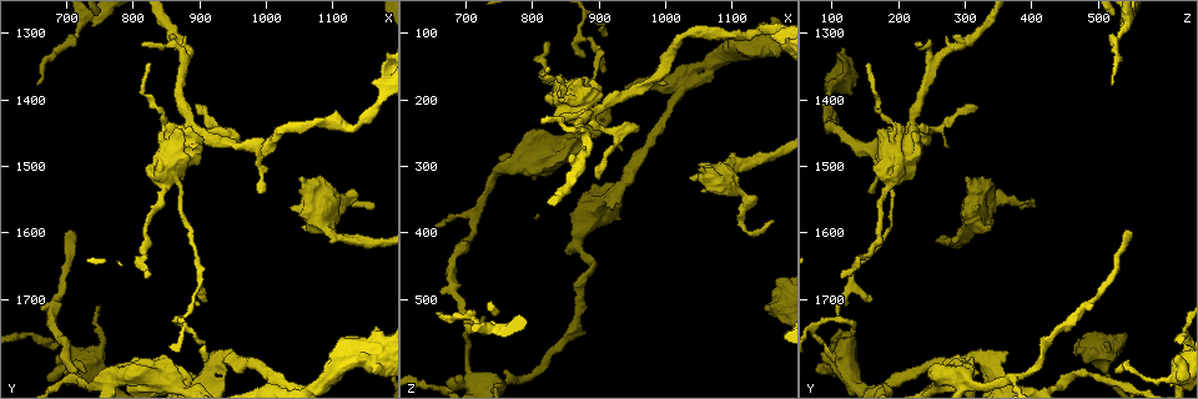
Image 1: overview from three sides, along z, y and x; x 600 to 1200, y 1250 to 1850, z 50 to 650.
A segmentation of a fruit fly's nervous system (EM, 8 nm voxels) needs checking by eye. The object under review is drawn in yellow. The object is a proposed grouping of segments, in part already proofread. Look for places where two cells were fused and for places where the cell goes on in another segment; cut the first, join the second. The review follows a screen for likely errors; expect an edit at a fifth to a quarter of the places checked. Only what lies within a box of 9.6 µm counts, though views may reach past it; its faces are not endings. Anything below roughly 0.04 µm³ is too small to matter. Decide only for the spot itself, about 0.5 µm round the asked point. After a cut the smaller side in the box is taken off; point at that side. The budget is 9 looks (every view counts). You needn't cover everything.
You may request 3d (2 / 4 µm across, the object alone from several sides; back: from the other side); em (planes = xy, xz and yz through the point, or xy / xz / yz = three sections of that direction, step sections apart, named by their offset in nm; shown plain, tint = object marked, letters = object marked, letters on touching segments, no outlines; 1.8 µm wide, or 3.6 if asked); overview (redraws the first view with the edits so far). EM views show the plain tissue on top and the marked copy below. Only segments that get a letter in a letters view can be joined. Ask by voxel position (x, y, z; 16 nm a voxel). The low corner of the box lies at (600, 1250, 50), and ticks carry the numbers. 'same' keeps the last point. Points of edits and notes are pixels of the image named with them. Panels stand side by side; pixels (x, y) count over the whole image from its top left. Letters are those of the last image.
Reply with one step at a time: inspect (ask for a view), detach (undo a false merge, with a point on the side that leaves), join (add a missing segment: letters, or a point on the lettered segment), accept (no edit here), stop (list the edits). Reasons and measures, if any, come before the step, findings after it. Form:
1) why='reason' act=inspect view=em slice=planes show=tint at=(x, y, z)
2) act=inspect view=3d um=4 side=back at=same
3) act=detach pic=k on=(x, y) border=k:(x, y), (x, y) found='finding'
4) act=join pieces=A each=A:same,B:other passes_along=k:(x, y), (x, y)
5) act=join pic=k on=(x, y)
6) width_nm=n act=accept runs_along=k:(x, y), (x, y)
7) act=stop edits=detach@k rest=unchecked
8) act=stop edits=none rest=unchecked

why='calibre changes' act=inspect view=3d um=2 at=(1020, 1820, 195)

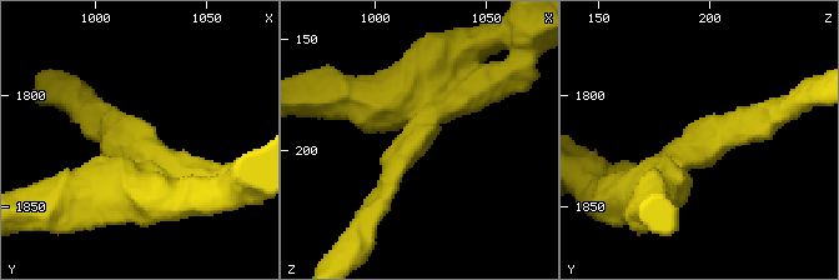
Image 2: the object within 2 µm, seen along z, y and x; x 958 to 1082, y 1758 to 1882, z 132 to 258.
arms=3 arm_widths_nm=170,360,380 act=inspect view=em um=3.6 slice=planes show=tint at=(1018, 1822, 197)

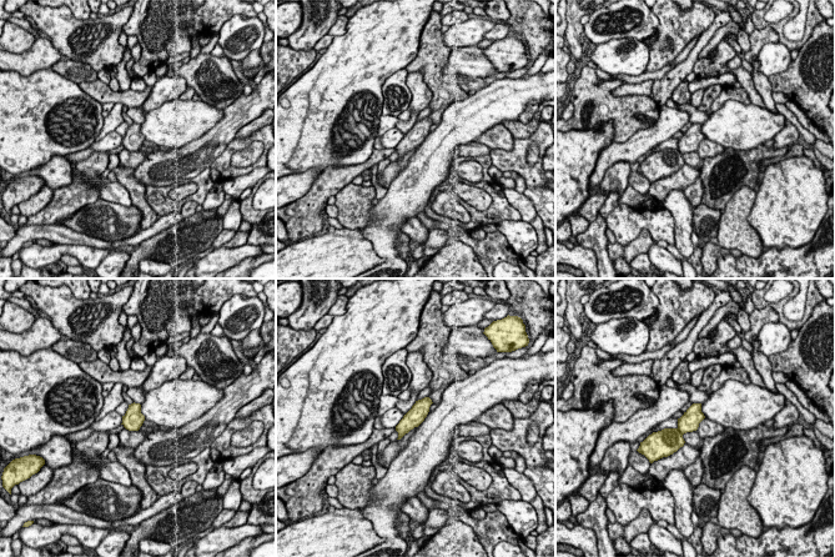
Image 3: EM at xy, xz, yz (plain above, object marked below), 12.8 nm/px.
why='what lies round it' act=inspect view=em um=3.6 slice=planes show=letters at=same

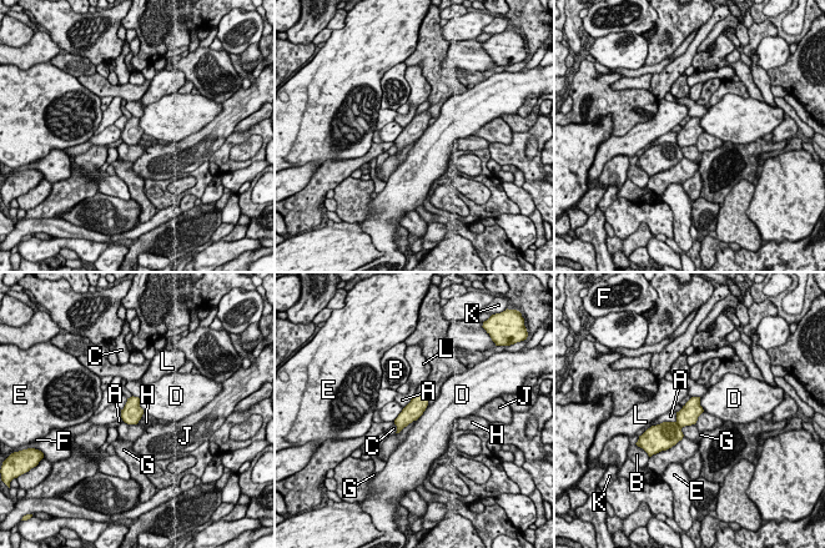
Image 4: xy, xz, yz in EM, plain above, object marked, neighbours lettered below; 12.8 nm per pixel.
width_nm=220 longest_contact=A:360nm act=accept each=A:other,B:other,C:other,D:other,E:other,F:other,G:other,H:other,J:other,K:other,L:other found='one cell here'

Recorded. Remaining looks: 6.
why='thick end' act=inspect view=em um=3.6 slice=xy step=8 show=tint at=(1150, 1770, 520)

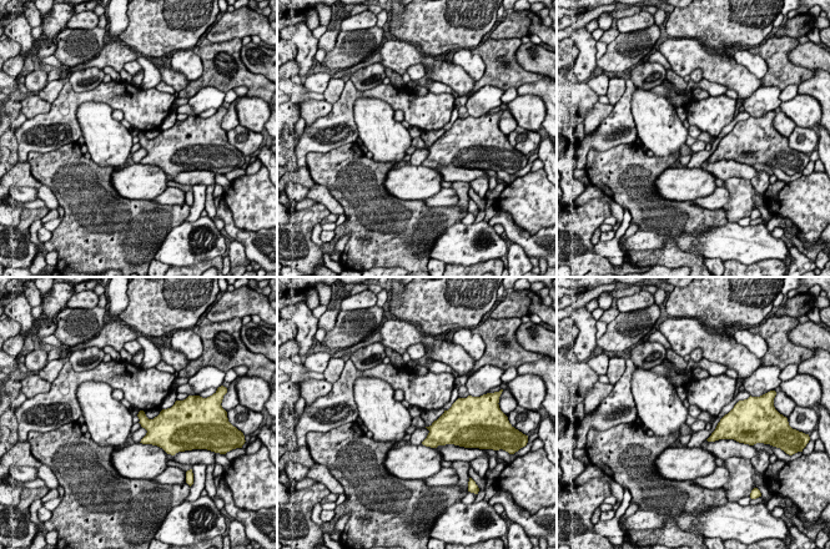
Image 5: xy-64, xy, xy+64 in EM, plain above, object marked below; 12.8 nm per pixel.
act=inspect view=em um=3.6 slice=xy step=8 show=letters at=same

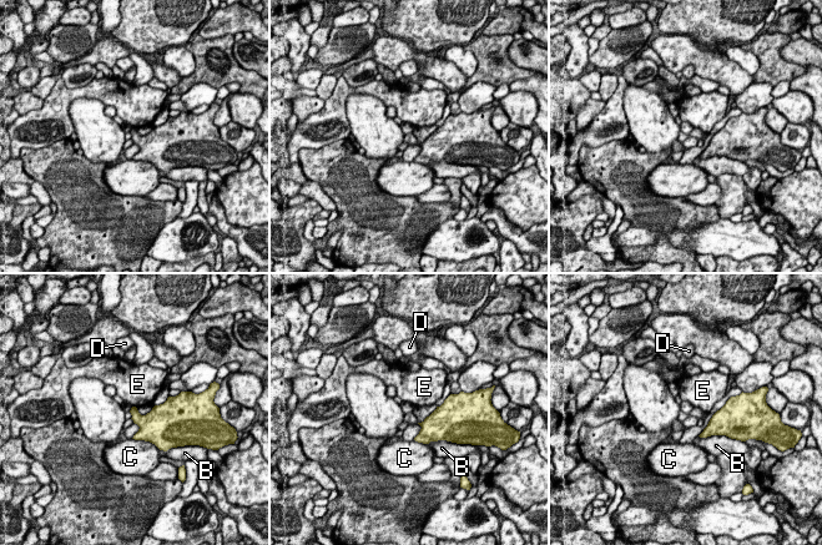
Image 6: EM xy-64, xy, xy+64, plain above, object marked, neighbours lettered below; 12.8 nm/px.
act=accept each=B:other,C:other,D:other,E:other border=6:(132, 405), (136, 408) found='no lettered segment goes on from it'

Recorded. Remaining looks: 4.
why='looks like a crossing' act=inspect view=em um=3.6 slice=xy step=8 show=tint at=(865, 1480, 210)

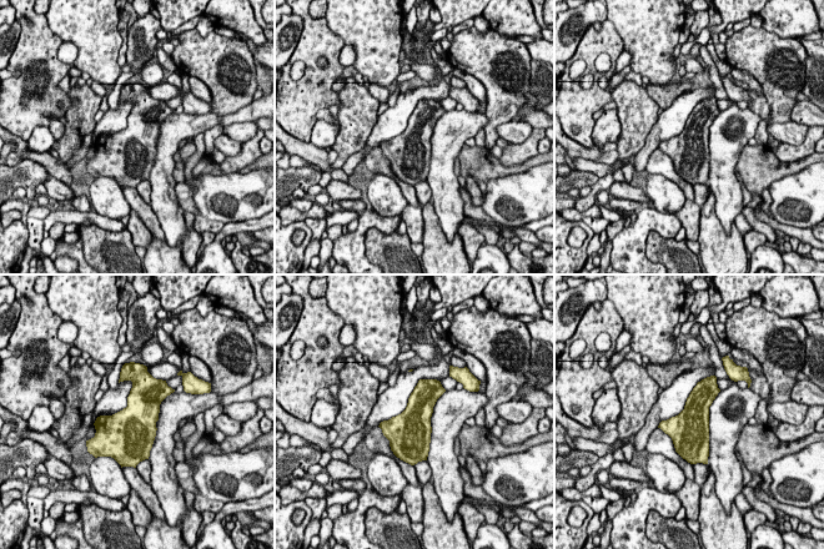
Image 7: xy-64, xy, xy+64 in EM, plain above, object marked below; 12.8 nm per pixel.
act=inspect view=em um=3.6 slice=xy step=8 show=letters at=same

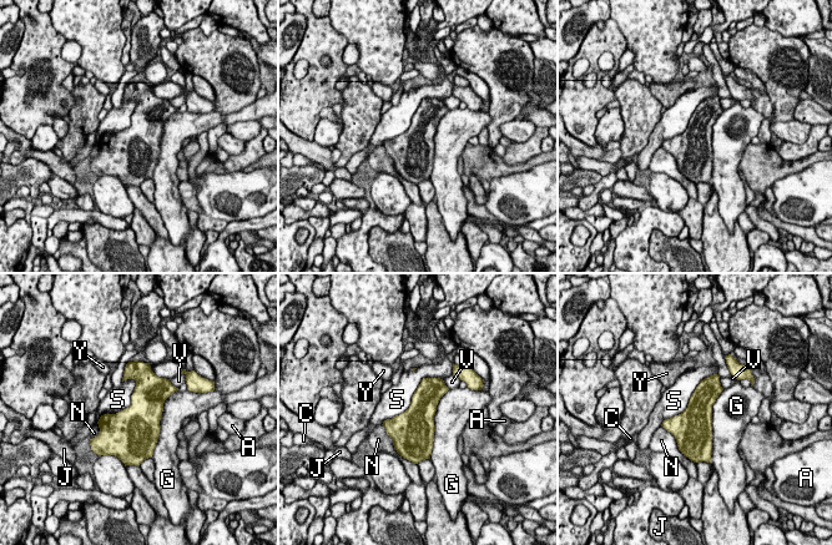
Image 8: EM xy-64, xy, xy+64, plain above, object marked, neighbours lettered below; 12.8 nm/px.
width_nm=440 act=accept each=A:other,C:other,G:other,J:other,N:other,S:other,V:other,Y:other found='continuous, no second cell'

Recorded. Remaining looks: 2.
act=stop edits=none rest=unchecked

